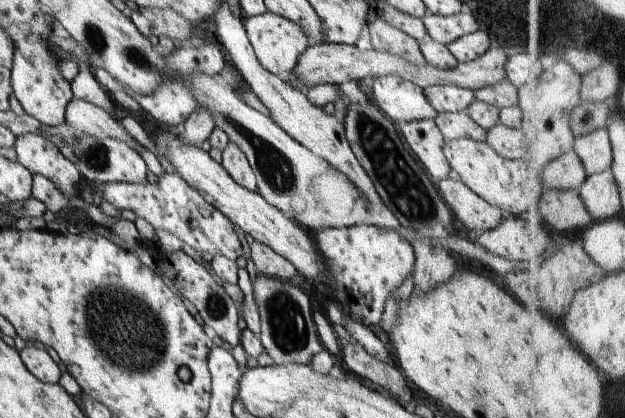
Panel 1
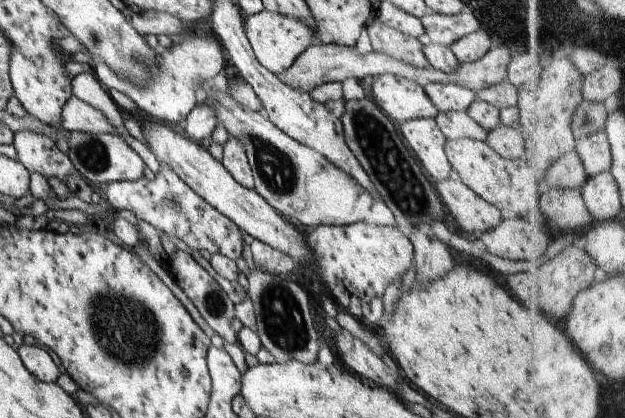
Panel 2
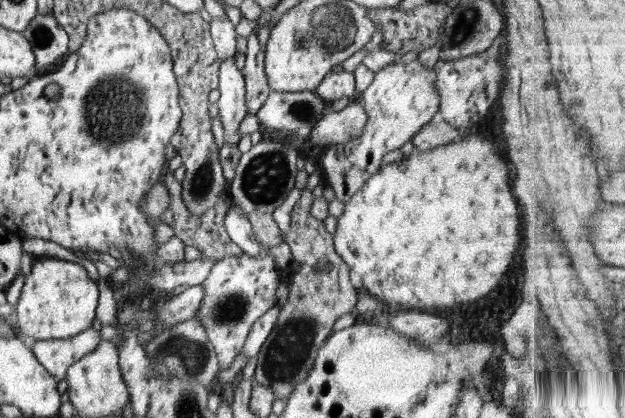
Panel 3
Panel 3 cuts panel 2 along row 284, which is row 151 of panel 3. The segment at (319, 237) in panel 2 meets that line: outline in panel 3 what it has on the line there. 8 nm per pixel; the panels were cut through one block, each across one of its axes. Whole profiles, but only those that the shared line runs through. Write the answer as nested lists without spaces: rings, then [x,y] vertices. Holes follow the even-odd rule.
[[[418,58],[409,62],[396,59],[374,75],[370,86],[356,98],[367,112],[364,131],[358,139],[330,145],[319,162],[322,180],[334,190],[336,199],[344,204],[350,201],[355,192],[383,166],[382,160],[388,152],[413,141],[418,130],[430,124],[441,105],[435,78],[433,67],[427,67]]]

